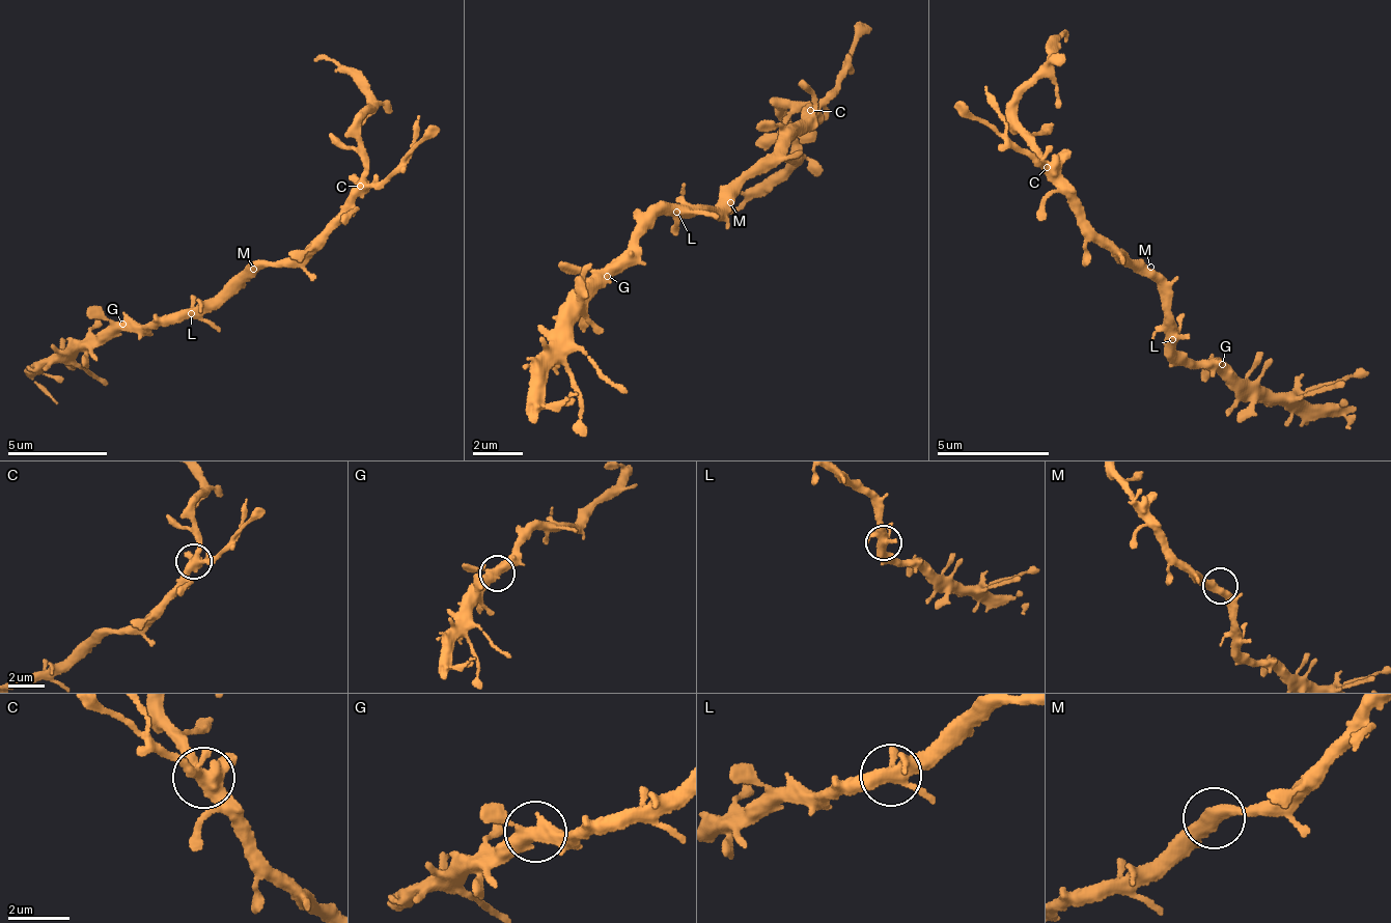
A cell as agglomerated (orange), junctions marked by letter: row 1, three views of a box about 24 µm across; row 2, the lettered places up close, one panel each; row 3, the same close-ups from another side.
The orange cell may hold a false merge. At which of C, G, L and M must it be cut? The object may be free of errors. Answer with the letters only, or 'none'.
none

